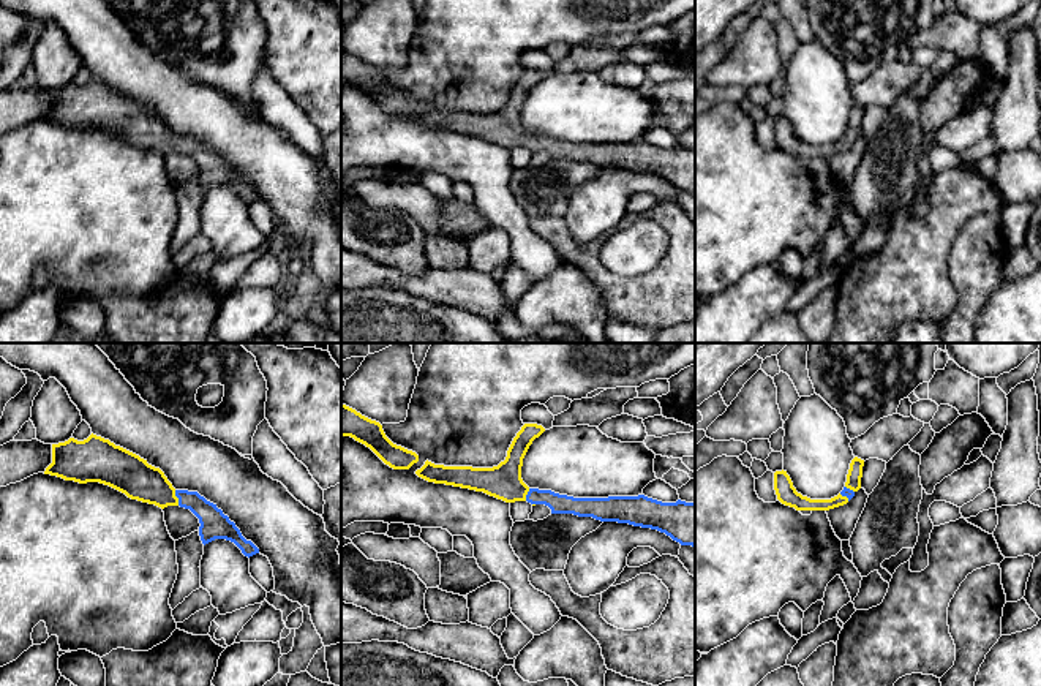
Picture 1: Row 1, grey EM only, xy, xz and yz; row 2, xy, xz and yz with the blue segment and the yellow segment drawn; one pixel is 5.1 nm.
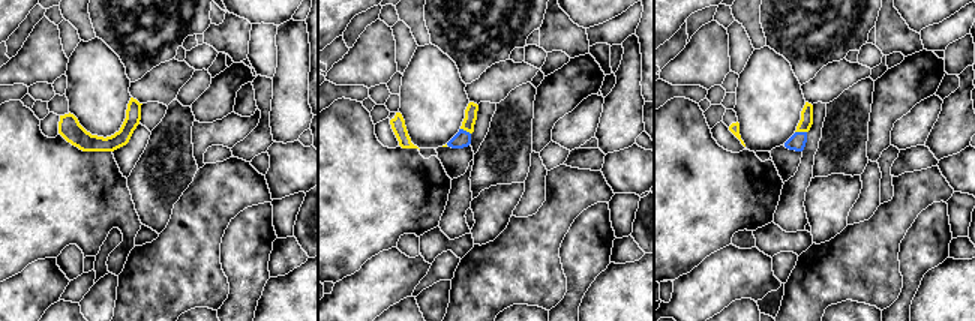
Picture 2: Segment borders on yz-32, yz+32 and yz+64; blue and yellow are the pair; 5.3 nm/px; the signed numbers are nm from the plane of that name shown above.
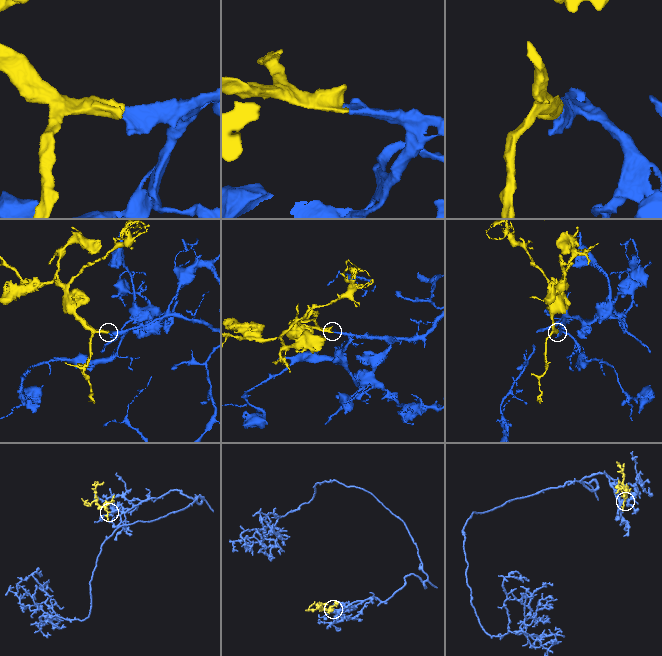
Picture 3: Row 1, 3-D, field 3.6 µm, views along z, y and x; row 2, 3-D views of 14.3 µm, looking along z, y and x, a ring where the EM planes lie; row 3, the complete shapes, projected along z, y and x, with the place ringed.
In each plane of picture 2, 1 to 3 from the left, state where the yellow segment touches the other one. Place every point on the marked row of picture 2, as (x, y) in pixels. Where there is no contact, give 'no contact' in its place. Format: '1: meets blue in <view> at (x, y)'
1: no contact
2: meets blue in yz+32 at (465, 131)
3: meets blue in yz+64 at (801, 132)

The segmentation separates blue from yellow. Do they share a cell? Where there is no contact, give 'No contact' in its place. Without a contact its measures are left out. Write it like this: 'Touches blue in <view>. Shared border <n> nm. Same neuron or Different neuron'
Touches blue in xy. Shared border 80 nm. Same neuron

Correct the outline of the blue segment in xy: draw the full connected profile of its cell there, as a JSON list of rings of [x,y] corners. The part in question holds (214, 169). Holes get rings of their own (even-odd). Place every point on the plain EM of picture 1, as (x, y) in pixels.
[[[93,79],[84,87],[70,84],[52,90],[52,109],[44,120],[79,130],[100,128],[131,145],[161,155],[167,152],[190,155],[199,164],[199,182],[204,191],[215,185],[226,185],[248,204],[259,199],[259,194],[242,182],[235,169],[216,150],[197,138],[175,136],[160,114]]]

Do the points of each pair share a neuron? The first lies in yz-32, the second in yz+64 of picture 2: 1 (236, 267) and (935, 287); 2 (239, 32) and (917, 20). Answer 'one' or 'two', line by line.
1: two
2: two

